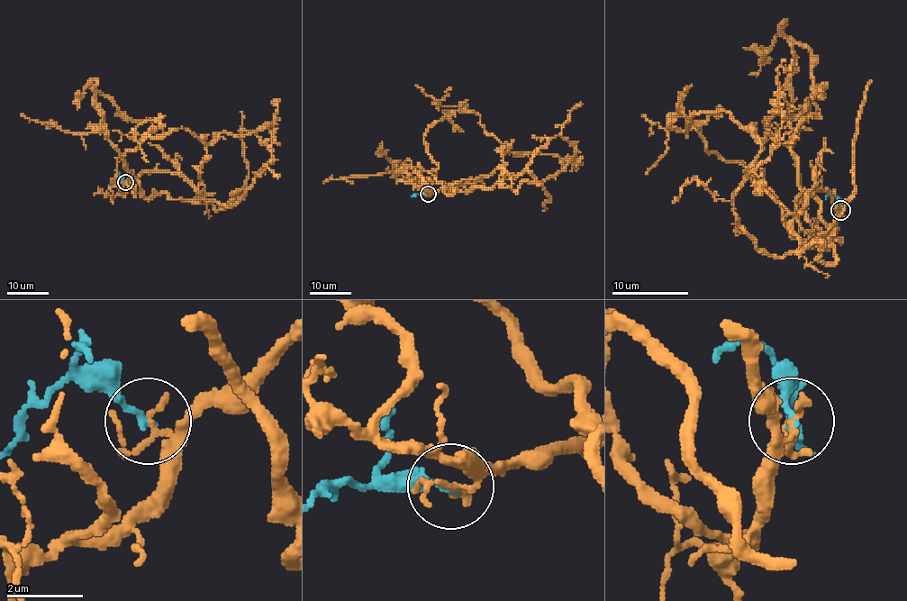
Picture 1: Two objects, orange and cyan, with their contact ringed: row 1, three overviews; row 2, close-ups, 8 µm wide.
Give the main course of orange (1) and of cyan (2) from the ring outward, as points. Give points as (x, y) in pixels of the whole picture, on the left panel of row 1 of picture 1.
1: (126, 182), (117, 195), (116, 159), (134, 196), (122, 156), (163, 132), (151, 120), (134, 137), (148, 162)
2: (126, 182), (115, 178), (108, 186)

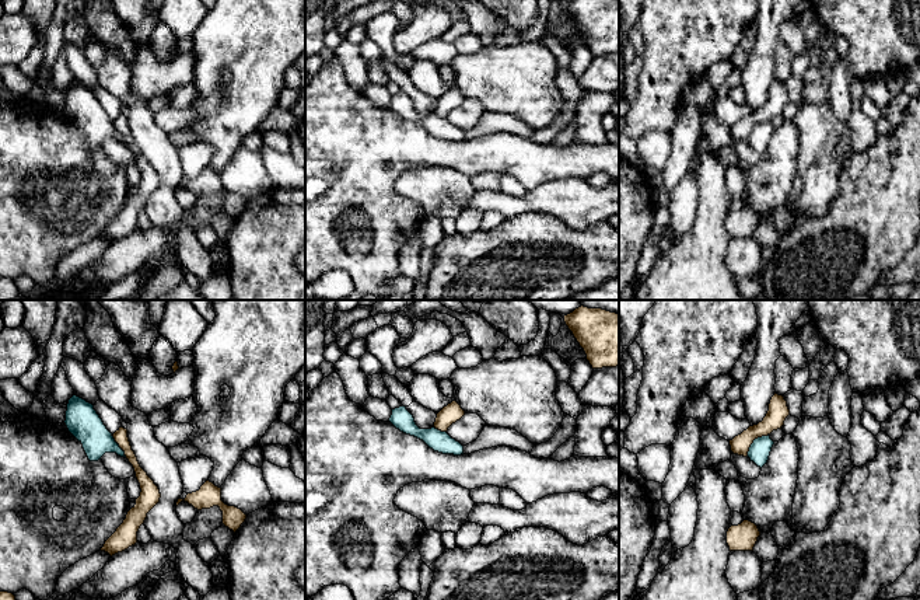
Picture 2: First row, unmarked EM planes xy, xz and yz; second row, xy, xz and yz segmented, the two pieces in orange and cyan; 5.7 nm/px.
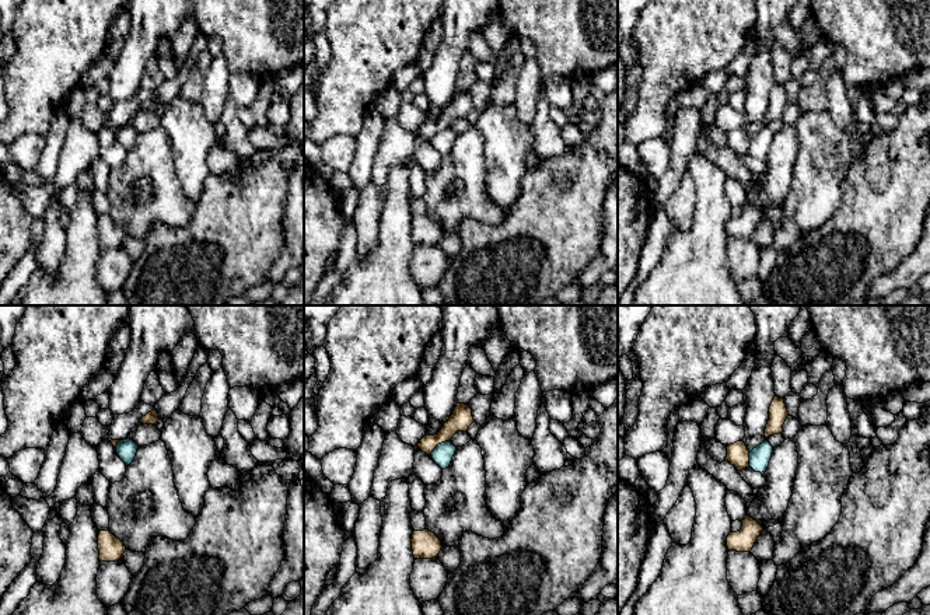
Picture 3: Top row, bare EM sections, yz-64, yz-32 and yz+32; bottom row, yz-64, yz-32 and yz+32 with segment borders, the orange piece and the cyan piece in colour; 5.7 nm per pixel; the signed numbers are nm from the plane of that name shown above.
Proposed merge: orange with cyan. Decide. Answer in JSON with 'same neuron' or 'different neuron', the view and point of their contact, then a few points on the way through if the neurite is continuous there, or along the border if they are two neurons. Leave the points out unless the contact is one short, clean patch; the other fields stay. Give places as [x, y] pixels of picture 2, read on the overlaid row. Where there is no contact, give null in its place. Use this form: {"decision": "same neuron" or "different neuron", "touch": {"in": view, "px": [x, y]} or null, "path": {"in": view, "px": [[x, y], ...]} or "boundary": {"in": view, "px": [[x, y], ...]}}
{"decision": "different neuron", "touch": {"in": "yz", "px": [754, 439]}, "boundary": {"in": "yz", "px": [[768, 433], [756, 438], [747, 454]]}}

